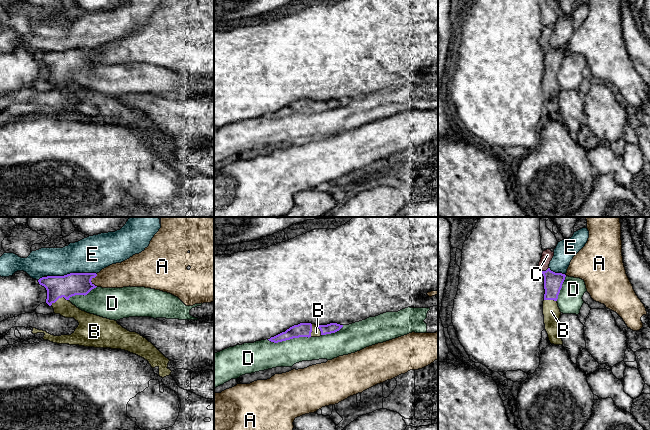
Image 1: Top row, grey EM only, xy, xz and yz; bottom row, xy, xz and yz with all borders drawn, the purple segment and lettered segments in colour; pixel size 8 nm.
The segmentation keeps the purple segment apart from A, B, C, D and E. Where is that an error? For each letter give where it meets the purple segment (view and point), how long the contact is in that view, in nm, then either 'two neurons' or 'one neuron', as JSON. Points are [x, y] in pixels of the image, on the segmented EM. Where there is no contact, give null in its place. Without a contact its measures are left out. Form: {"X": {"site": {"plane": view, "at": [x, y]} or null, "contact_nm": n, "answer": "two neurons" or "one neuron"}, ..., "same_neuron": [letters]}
{"A": {"site": {"plane": "xy", "at": [91, 279]}, "contact_nm": 110, "answer": "two neurons"}, "B": {"site": {"plane": "xy", "at": [58, 298]}, "contact_nm": 150, "answer": "one neuron"}, "C": {"site": {"plane": "yz", "at": [544, 271]}, "contact_nm": 70, "answer": "one neuron"}, "D": {"site": {"plane": "xz", "at": [288, 339]}, "contact_nm": 360, "answer": "two neurons"}, "E": {"site": {"plane": "xy", "at": [71, 273]}, "contact_nm": 400, "answer": "two neurons"}, "same_neuron": ["B", "C"]}

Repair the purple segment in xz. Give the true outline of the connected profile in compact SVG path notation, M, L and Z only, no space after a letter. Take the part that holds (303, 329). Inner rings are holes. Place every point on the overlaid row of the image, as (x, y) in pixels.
M300 323L294 325L274 337L268 339L271 342L278 343L299 337L320 337L322 335L331 334L339 331L343 325L330 323L327 325L315 325L311 323Z

